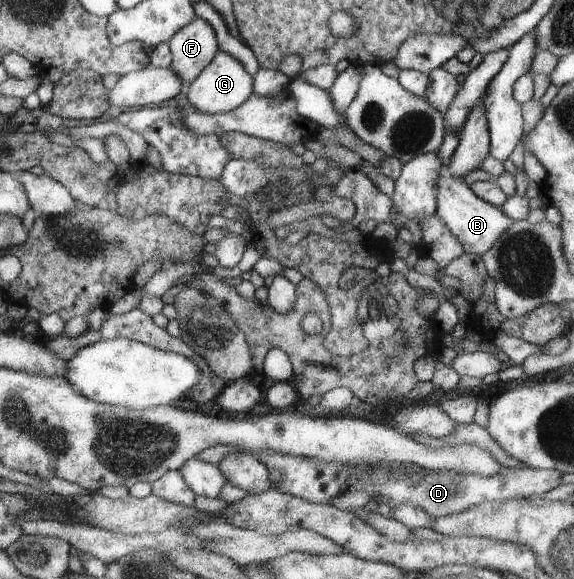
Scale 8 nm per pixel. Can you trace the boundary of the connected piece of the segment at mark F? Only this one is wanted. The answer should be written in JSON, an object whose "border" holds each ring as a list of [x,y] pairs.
{"border":[[[192,18],[167,41],[171,53],[170,69],[186,86],[212,61],[218,51],[216,35],[208,22]]]}

